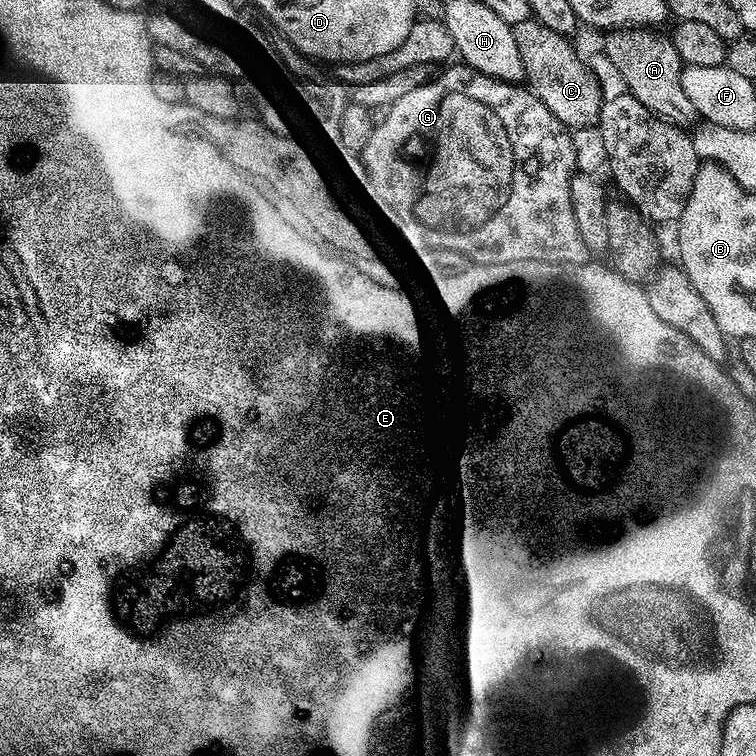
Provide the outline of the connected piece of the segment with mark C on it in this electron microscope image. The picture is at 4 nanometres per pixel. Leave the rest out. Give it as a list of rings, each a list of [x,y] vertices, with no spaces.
[[[531,18],[512,25],[514,42],[522,58],[524,80],[540,101],[564,123],[565,128],[577,130],[599,125],[605,98],[599,80],[584,56],[576,53],[569,37],[550,30],[538,19]]]

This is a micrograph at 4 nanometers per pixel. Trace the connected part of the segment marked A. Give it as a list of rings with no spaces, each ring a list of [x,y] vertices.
[[[629,26],[611,33],[607,55],[610,61],[618,66],[628,86],[627,95],[638,98],[642,106],[649,108],[655,116],[668,120],[671,124],[689,126],[697,123],[694,102],[686,98],[686,90],[682,90],[682,63],[678,51],[672,45],[671,35],[664,36],[652,26]]]

